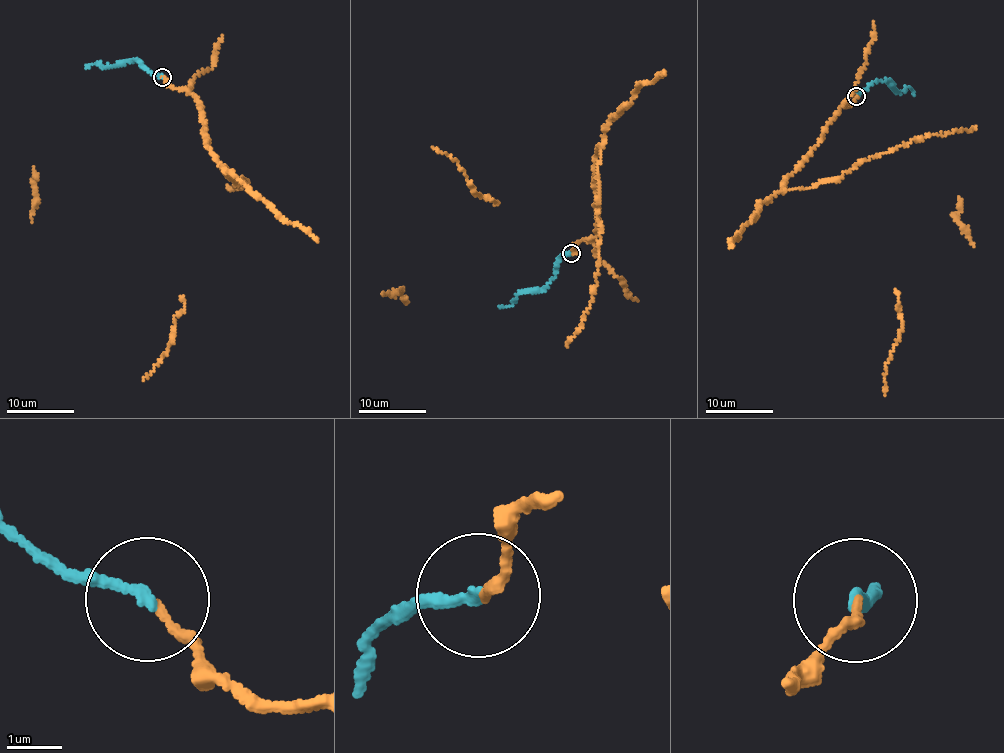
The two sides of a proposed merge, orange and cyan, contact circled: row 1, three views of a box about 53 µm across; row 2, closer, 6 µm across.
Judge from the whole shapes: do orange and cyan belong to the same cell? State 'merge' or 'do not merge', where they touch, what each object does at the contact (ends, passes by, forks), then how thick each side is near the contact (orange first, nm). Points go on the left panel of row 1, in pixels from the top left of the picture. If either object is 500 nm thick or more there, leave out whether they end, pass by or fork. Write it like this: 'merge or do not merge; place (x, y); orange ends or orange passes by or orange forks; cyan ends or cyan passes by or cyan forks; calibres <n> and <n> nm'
merge; place (162, 77); orange ends; cyan ends; calibres 140 and 190 nm

